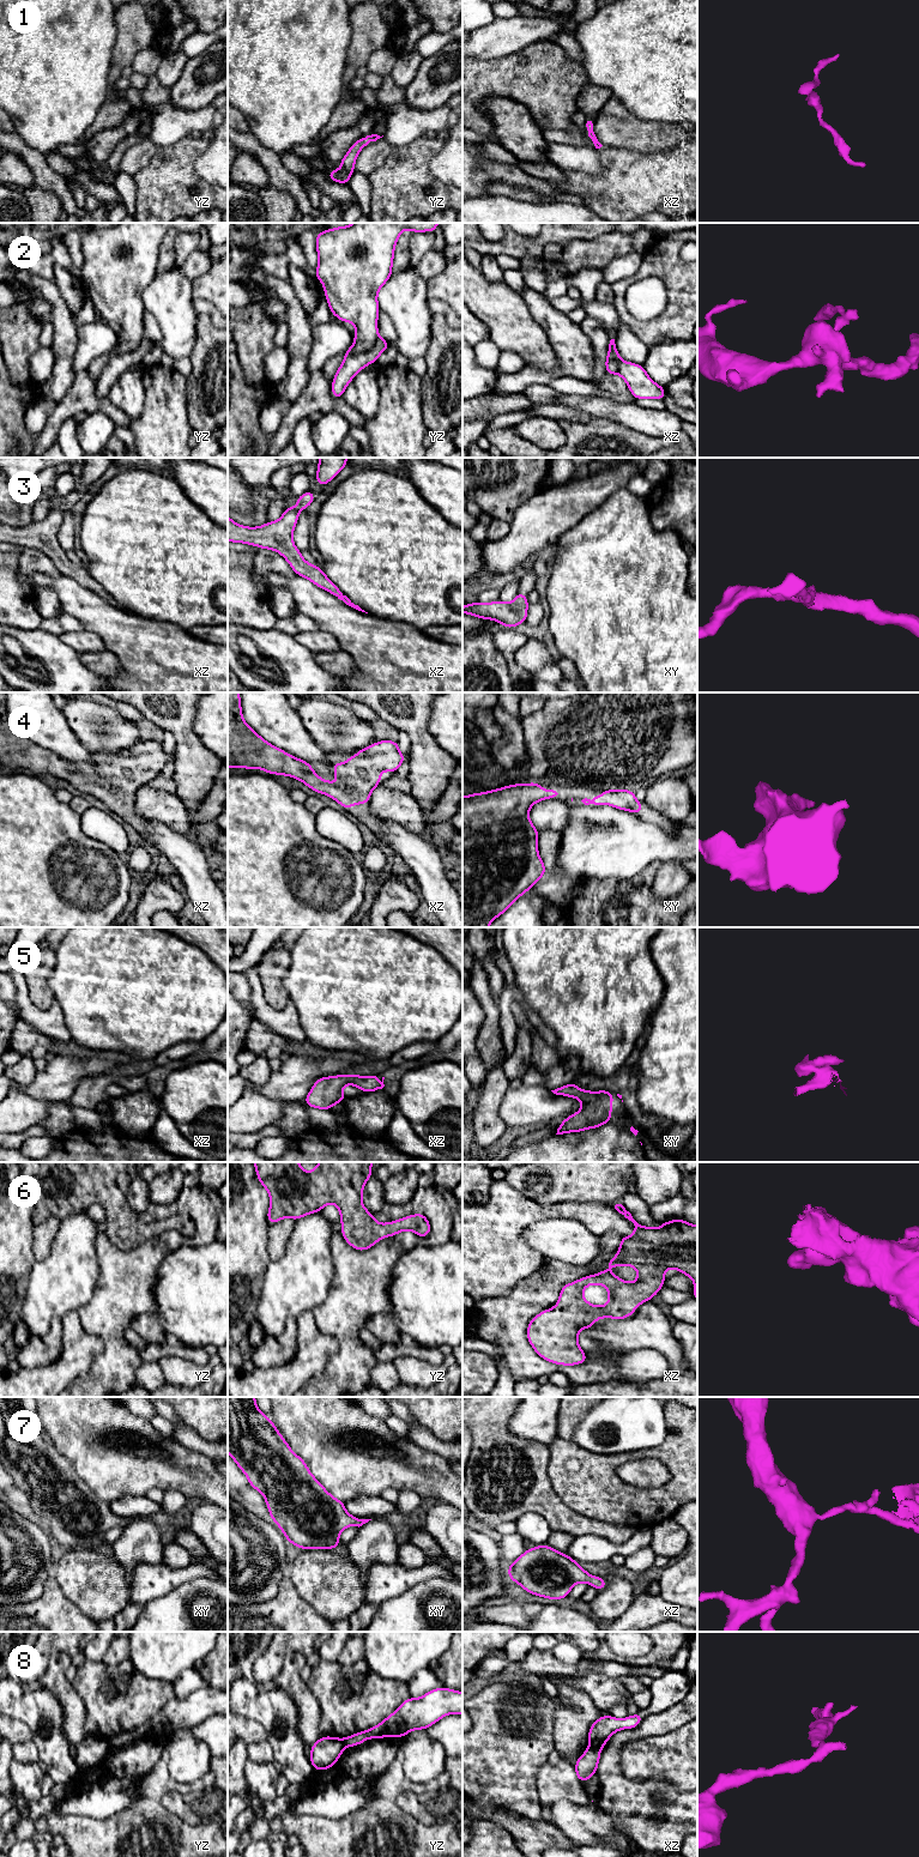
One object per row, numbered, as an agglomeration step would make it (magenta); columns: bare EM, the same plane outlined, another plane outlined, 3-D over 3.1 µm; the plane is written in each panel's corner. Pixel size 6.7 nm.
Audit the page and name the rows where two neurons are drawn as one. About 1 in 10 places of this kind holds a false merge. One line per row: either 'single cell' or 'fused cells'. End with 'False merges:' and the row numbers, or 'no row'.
1: single cell
2: fused cells
3: single cell
4: single cell
5: single cell
6: single cell
7: single cell
8: fused cells
False merges: 2, 8

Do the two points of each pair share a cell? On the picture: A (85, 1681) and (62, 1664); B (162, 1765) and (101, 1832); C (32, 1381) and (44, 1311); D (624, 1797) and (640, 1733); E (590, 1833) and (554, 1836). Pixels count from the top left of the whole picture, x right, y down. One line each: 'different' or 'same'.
A: different
B: same
C: different
D: same
E: different

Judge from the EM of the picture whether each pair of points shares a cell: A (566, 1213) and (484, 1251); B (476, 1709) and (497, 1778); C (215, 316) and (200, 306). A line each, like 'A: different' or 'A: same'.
A: same
B: same
C: same

